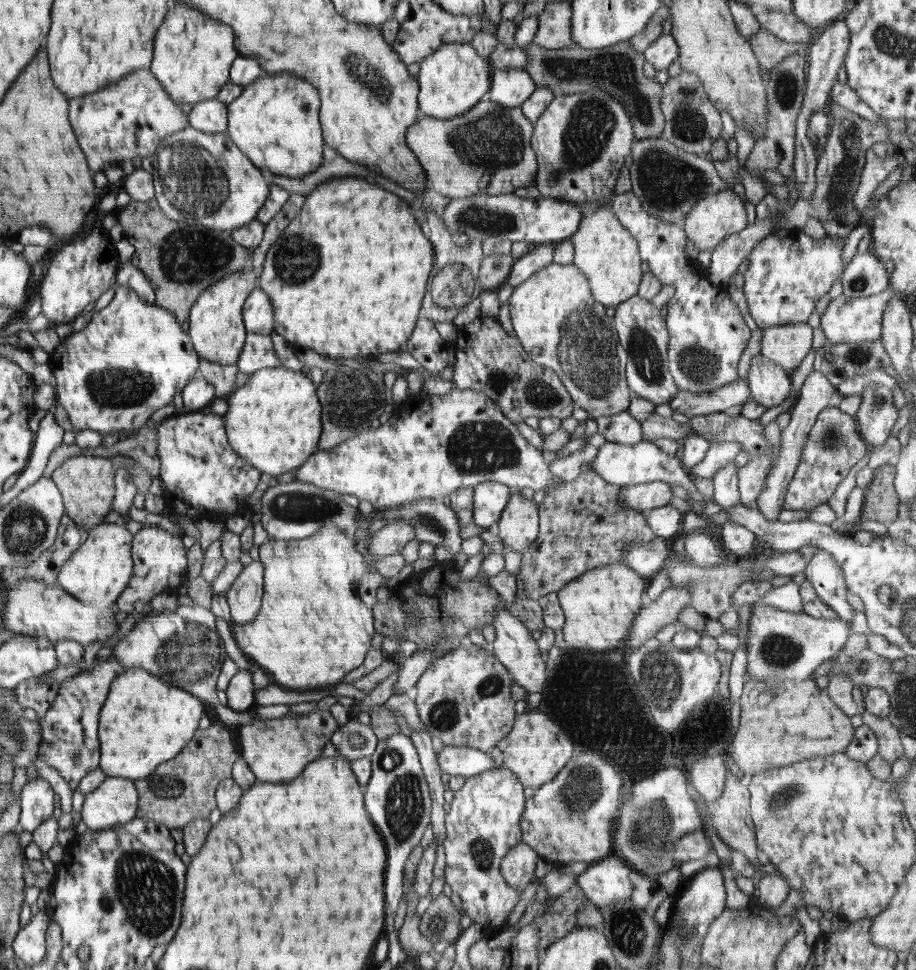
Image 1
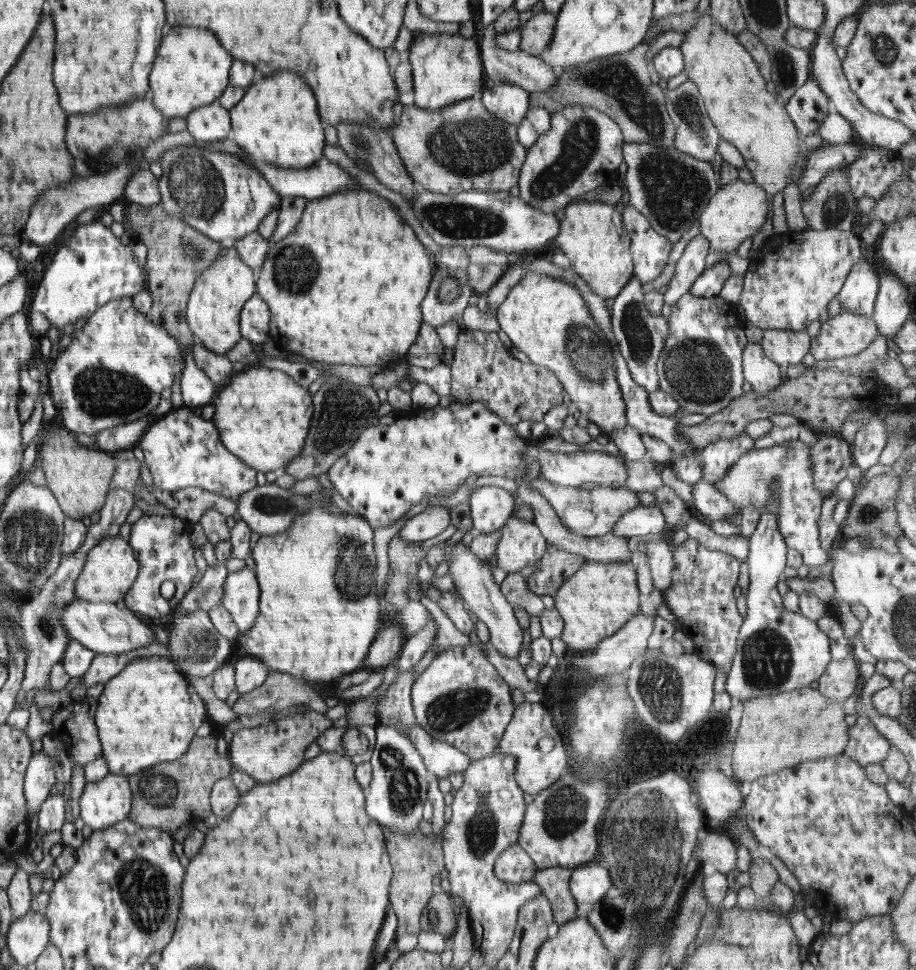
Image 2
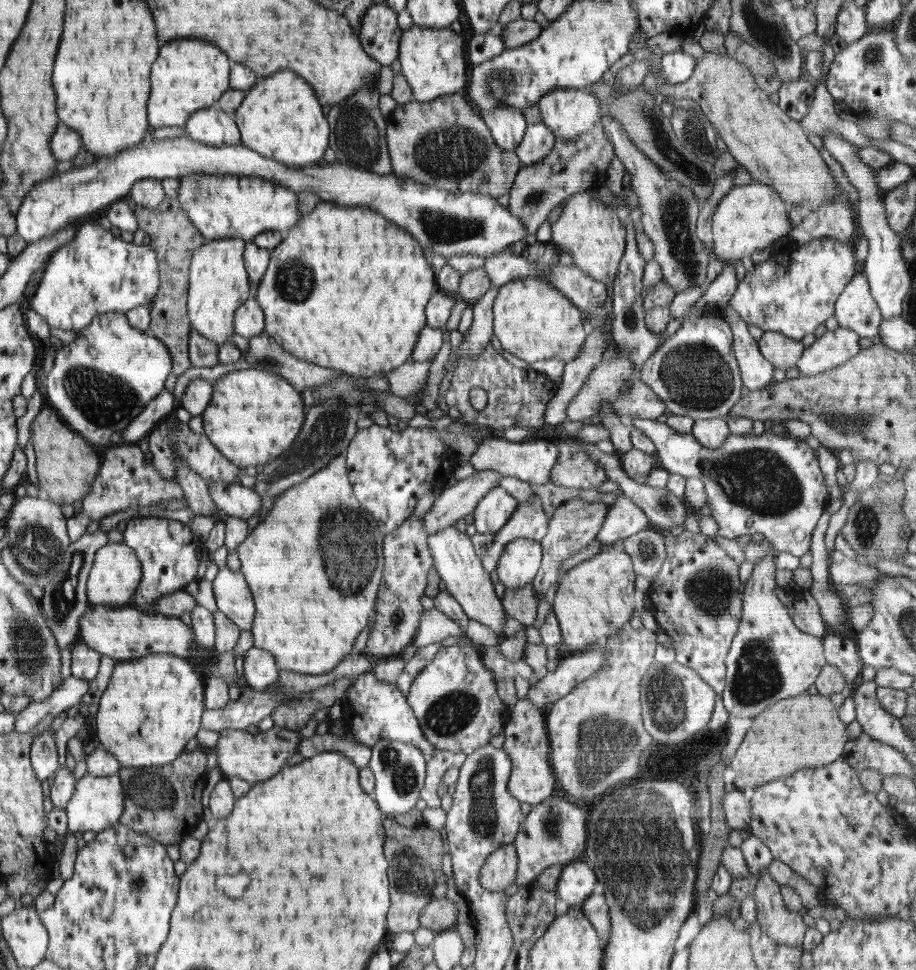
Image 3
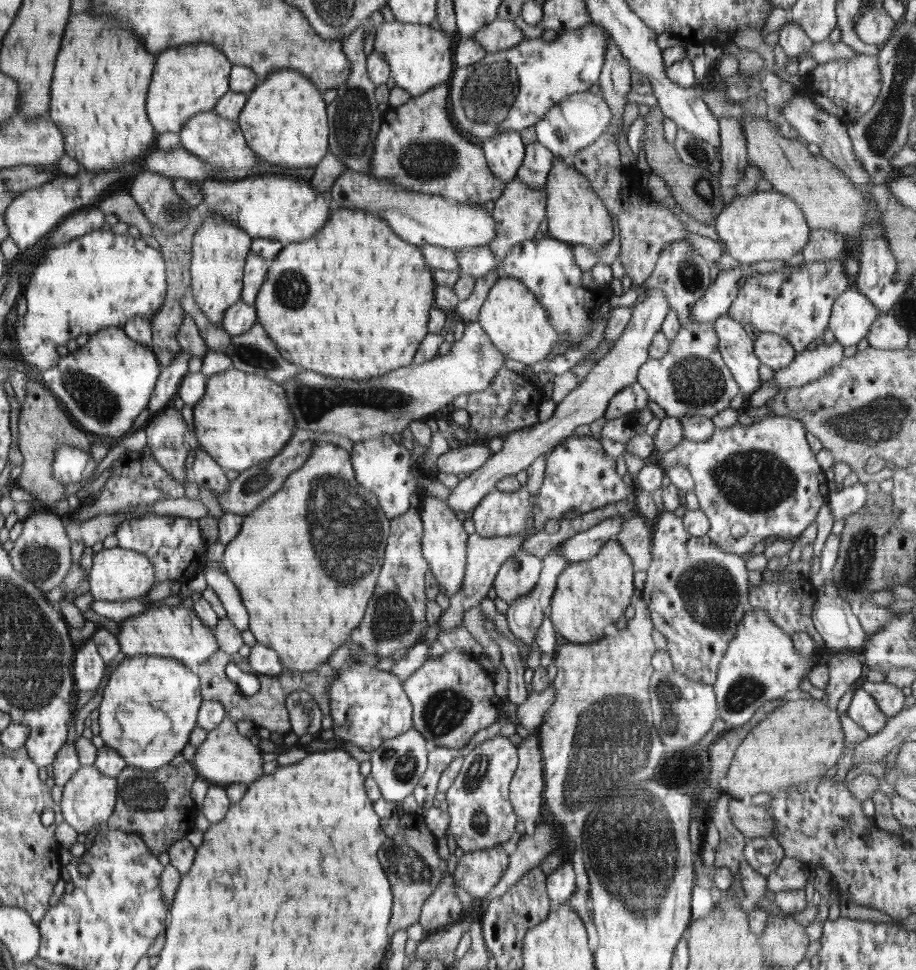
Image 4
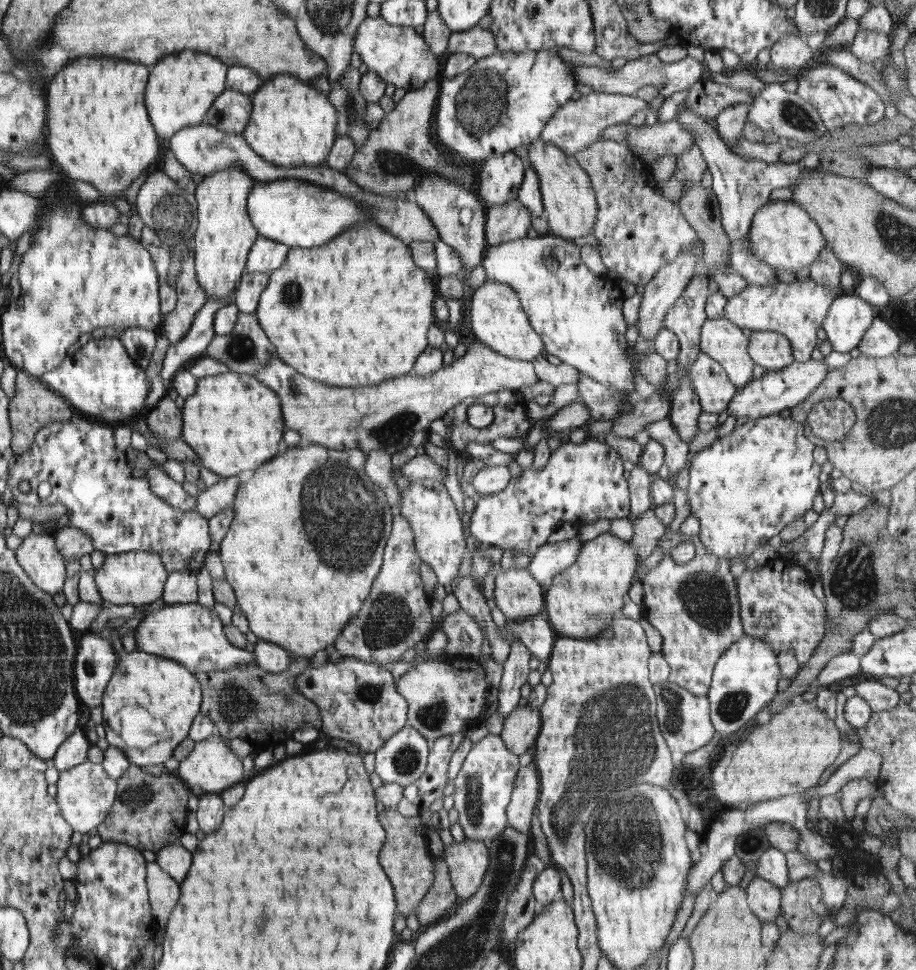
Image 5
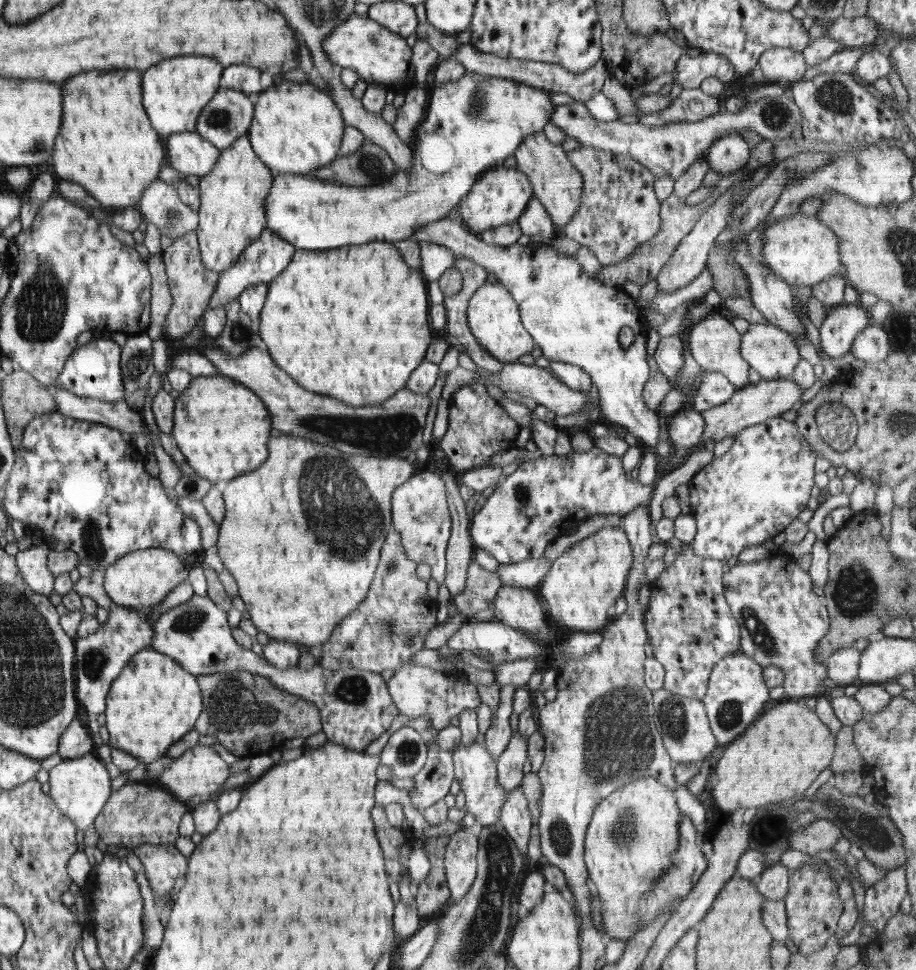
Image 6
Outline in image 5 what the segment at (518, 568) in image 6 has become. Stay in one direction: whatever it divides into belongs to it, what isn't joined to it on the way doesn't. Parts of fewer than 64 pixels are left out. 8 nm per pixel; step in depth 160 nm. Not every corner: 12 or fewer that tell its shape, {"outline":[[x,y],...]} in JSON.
{"outline":[[577,536],[547,542],[526,569],[545,590],[576,560]]}

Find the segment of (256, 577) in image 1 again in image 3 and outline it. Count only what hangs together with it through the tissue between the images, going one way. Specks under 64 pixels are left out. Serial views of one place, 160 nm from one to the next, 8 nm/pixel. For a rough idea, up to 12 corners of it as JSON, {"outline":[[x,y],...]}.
{"outline":[[220,568],[212,586],[218,611],[250,631],[256,608],[241,571]]}

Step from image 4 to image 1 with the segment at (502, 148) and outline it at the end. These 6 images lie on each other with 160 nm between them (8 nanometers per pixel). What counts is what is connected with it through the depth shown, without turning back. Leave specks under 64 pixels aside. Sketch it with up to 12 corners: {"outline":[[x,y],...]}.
{"outline":[[493,70],[486,97],[516,108],[536,86],[527,70]]}

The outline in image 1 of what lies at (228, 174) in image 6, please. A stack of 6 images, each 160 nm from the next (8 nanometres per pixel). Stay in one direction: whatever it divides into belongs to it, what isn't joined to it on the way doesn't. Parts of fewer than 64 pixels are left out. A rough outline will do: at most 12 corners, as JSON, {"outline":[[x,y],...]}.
{"outline":[[256,273],[207,286],[188,334],[208,362],[237,364],[247,335],[243,306]]}

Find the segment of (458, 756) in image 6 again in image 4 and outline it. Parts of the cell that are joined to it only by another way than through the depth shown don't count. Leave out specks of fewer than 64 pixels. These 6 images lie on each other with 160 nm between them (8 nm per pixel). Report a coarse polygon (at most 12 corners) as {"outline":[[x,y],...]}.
{"outline":[[517,746],[463,752],[448,834],[464,853],[510,846]]}

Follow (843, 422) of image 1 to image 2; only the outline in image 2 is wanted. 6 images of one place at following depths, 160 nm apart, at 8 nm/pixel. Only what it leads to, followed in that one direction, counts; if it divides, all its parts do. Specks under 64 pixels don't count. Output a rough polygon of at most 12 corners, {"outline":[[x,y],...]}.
{"outline":[[815,432],[813,485],[826,498],[853,464],[839,434]]}

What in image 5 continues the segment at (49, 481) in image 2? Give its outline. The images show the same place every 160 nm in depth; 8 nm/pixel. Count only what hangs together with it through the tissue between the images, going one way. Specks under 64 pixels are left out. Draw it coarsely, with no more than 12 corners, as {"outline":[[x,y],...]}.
{"outline":[[17,370],[12,446],[26,453],[39,430],[71,421],[68,402]]}

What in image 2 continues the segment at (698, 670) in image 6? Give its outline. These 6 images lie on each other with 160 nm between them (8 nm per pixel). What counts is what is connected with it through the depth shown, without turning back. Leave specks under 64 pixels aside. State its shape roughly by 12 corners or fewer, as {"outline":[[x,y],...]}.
{"outline":[[693,538],[663,591],[694,652],[728,674],[743,562]]}

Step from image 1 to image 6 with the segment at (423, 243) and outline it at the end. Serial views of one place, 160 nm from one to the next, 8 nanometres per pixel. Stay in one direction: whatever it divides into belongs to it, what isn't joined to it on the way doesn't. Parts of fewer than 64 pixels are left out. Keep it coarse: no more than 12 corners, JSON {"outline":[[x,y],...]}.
{"outline":[[390,242],[296,249],[257,324],[302,388],[405,388],[428,281]]}

